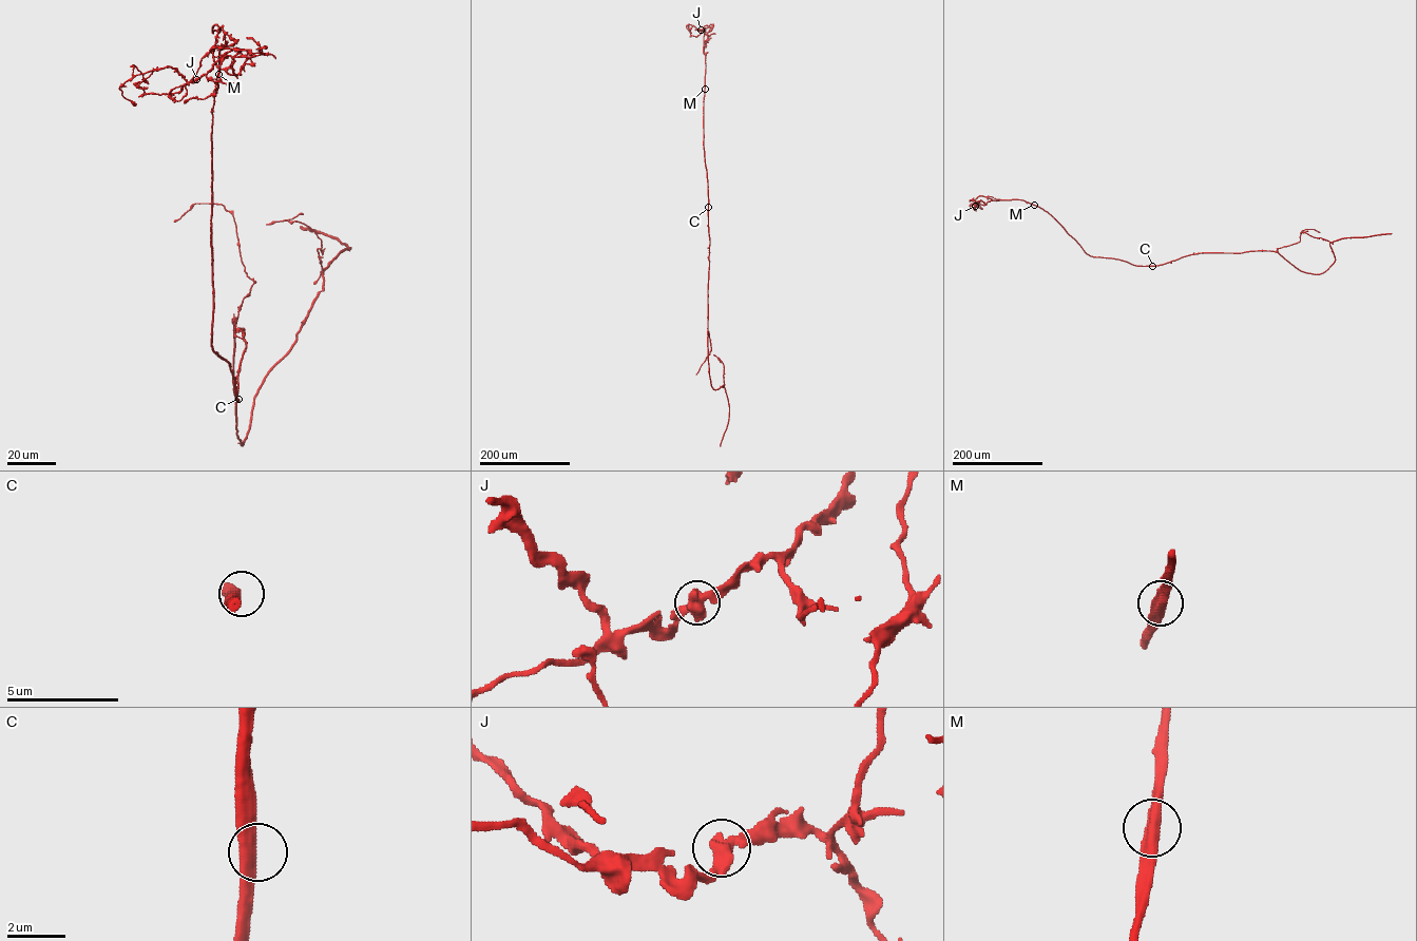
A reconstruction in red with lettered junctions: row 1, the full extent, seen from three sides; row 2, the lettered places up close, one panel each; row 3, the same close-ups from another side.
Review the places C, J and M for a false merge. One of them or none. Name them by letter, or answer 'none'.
none

